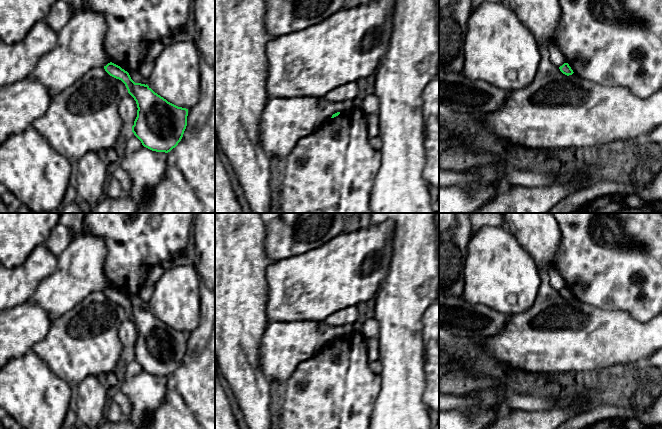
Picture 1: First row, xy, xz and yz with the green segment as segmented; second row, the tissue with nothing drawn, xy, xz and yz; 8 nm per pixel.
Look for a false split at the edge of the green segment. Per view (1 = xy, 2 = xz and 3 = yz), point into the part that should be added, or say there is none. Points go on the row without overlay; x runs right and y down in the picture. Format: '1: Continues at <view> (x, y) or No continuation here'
1: No continuation here
2: No continuation here
3: No continuation here

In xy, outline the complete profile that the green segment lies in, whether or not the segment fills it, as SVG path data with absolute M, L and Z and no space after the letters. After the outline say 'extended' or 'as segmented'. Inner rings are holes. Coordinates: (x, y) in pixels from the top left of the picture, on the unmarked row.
M110 286L104 290L105 295L112 301L121 304L128 317L137 328L137 341L132 350L132 356L142 369L156 376L170 376L181 365L187 350L188 333L178 331L155 317L147 308L135 307L129 297L120 290Z | as segmented

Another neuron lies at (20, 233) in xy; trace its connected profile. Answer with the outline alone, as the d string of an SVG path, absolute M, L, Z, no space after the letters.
M0 213L0 262L14 268L25 262L34 248L46 242L61 213Z

